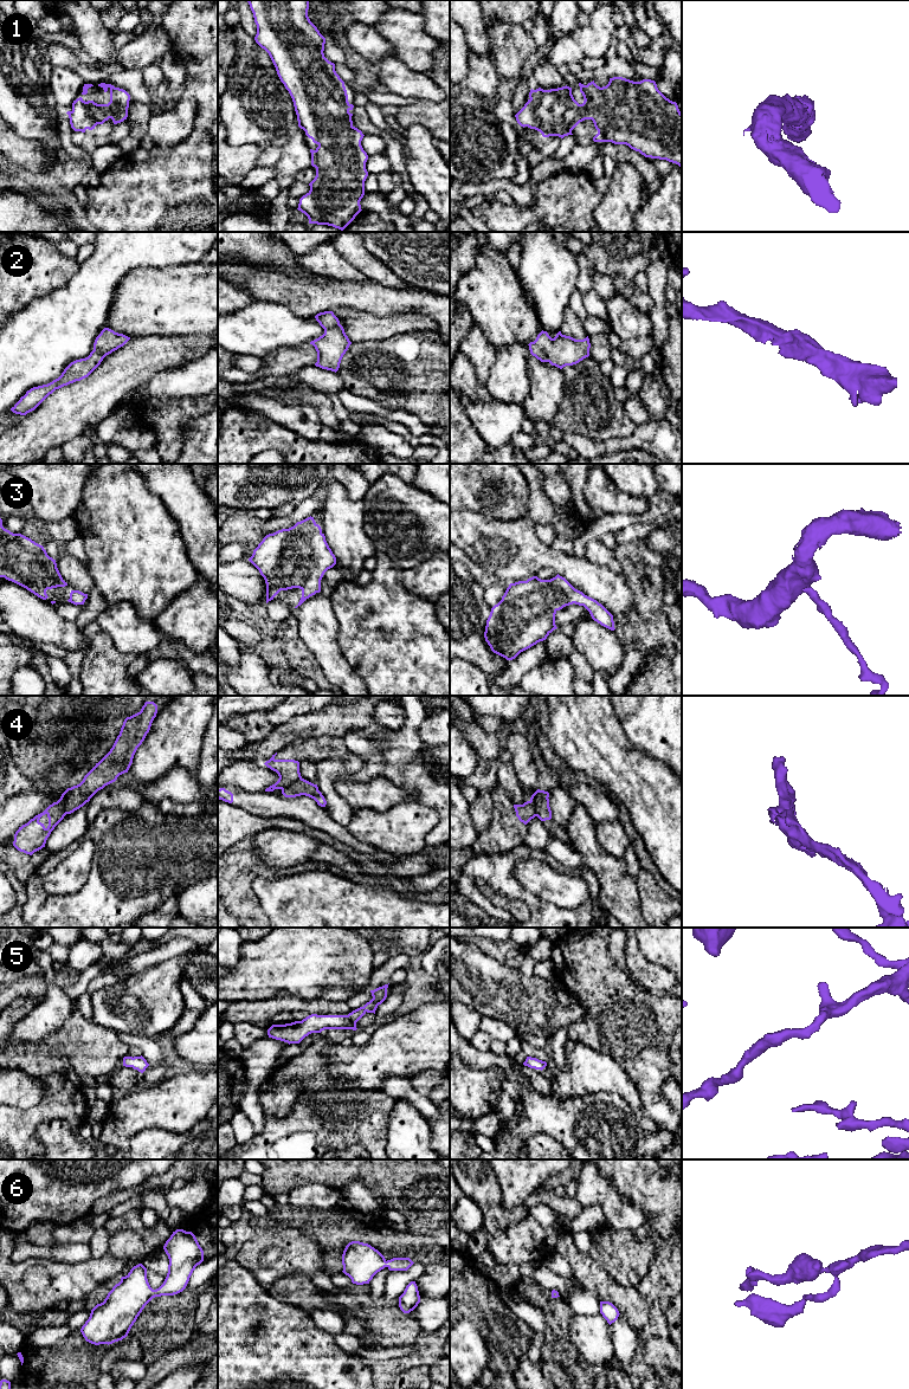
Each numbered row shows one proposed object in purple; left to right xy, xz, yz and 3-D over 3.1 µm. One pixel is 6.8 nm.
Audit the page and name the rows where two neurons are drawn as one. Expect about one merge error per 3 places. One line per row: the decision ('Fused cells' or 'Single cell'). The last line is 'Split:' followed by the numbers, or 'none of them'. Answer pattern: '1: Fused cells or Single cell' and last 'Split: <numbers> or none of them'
1: Single cell
2: Single cell
3: Single cell
4: Fused cells
5: Single cell
6: Single cell
Split: 4

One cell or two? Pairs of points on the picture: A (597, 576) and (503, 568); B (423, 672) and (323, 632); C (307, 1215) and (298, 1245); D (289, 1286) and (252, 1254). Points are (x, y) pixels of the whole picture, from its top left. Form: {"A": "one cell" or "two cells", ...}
{"A": "one cell", "B": "two cells", "C": "two cells", "D": "two cells"}

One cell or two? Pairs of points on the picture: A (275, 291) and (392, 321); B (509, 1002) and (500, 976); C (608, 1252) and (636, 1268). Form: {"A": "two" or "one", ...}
{"A": "two", "B": "one", "C": "one"}

